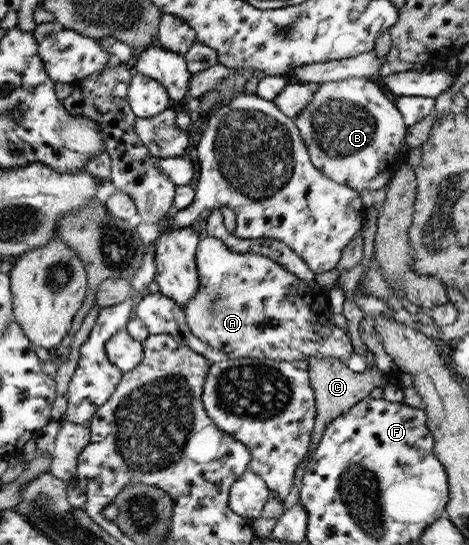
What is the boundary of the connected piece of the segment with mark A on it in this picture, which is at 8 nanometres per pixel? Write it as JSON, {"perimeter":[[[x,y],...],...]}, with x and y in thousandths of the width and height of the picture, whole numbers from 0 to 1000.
{"perimeter":[[[448,433],[424,440],[416,470],[426,525],[418,543],[390,561],[390,569],[401,604],[431,628],[480,646],[490,659],[663,662],[674,655],[708,655],[740,666],[755,648],[738,602],[721,602],[708,591],[701,539],[674,514],[648,516],[567,470],[490,461],[471,440]]]}

